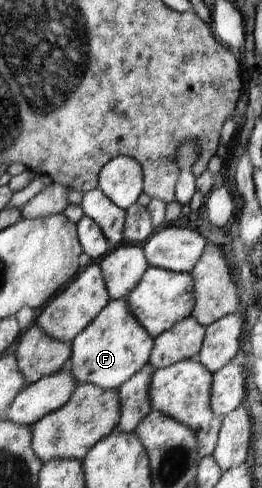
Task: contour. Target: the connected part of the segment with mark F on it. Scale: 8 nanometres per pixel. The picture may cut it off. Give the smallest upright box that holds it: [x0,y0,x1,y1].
[67,298,155,390]

